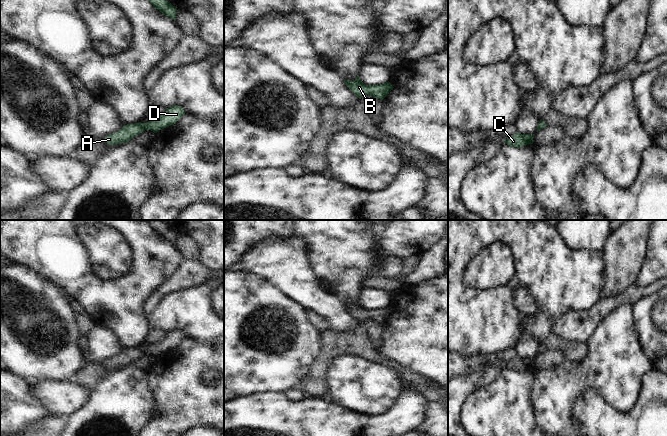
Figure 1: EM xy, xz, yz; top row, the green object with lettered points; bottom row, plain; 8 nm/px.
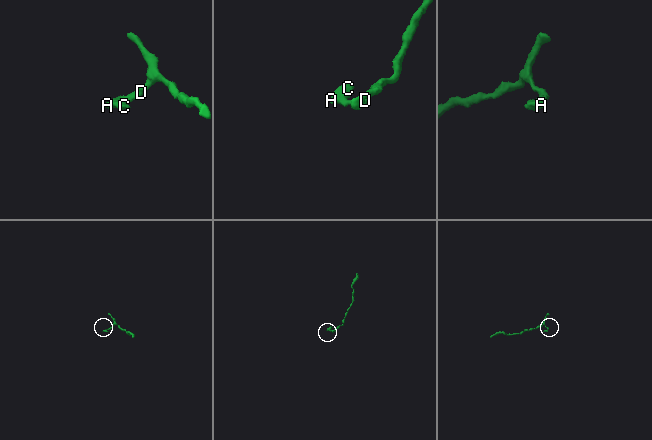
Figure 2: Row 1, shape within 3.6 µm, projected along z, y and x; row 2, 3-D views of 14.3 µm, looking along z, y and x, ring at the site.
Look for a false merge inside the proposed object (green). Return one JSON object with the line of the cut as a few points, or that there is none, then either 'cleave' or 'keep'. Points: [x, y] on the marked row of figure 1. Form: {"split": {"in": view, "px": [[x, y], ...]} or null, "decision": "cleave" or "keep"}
{"split": null, "decision": "keep"}

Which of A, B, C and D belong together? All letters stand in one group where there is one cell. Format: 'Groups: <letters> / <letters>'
Groups: A B C D

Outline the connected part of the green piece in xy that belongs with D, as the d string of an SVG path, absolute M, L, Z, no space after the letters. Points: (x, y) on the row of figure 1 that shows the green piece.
M174 105L166 109L165 113L156 119L149 120L146 123L138 122L124 125L117 133L108 135L105 138L105 142L109 145L117 145L129 142L133 137L145 130L157 133L166 127L174 125L184 114L185 111L181 106Z

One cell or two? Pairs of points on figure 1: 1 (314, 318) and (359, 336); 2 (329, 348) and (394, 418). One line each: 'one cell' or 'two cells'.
1: two cells
2: two cells

